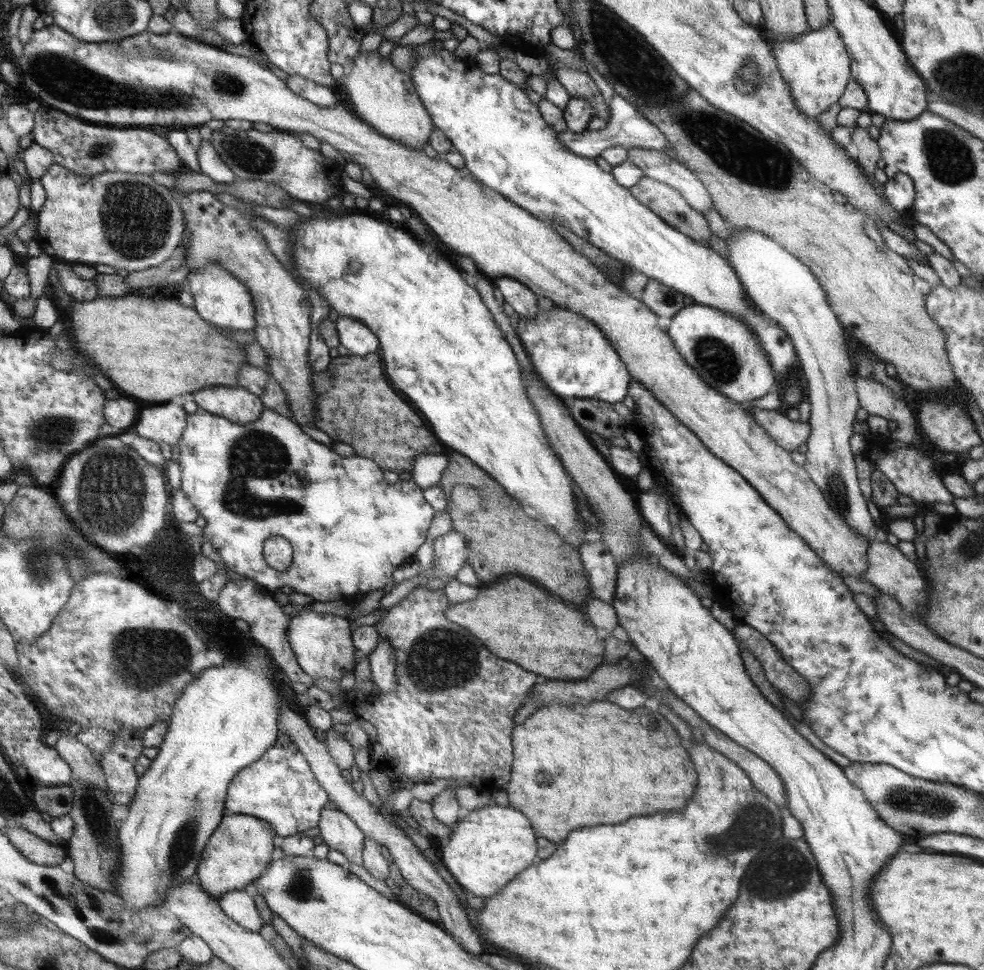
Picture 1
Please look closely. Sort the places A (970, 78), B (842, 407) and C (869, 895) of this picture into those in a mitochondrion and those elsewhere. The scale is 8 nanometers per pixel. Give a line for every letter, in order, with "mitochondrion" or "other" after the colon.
A: mitochondrion
B: mitochondrion
C: other

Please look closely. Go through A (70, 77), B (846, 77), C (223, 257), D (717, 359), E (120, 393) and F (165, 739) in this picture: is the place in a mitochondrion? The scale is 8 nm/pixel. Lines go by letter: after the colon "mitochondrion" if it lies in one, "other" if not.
A: mitochondrion
B: other
C: other
D: mitochondrion
E: other
F: other

